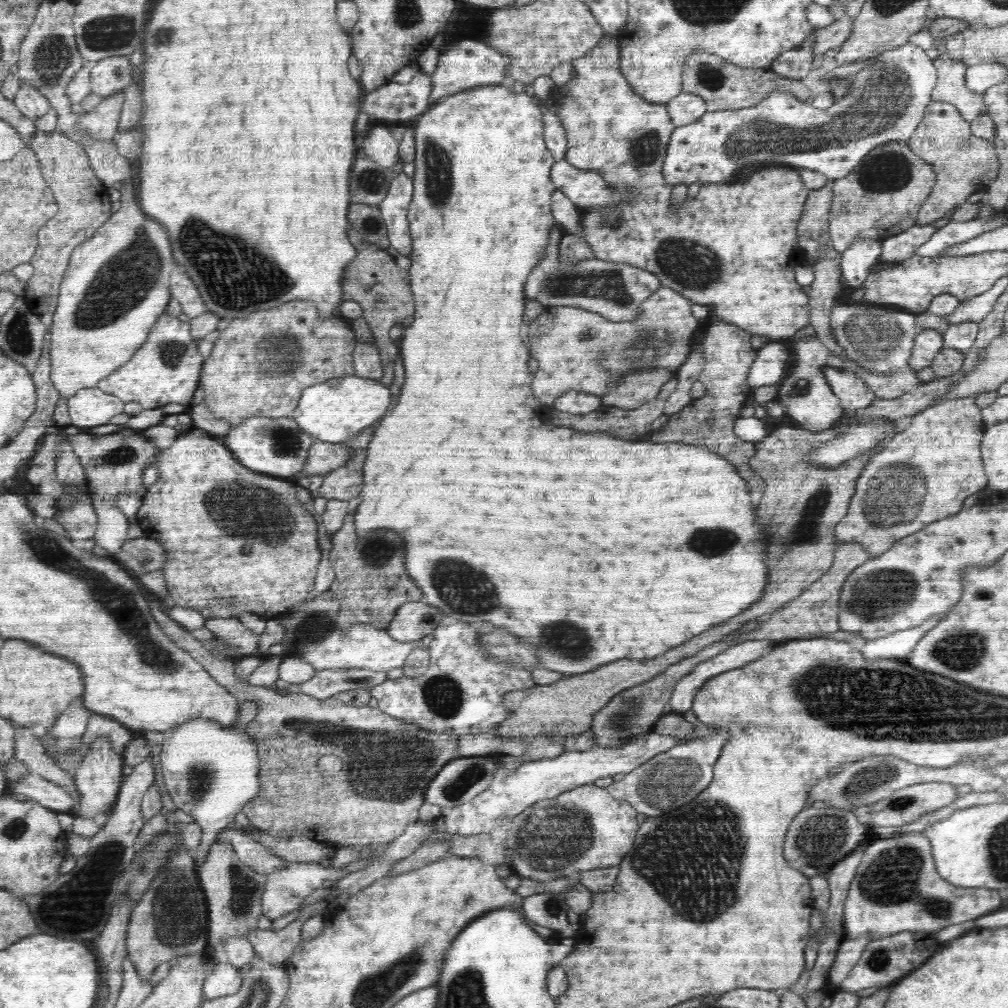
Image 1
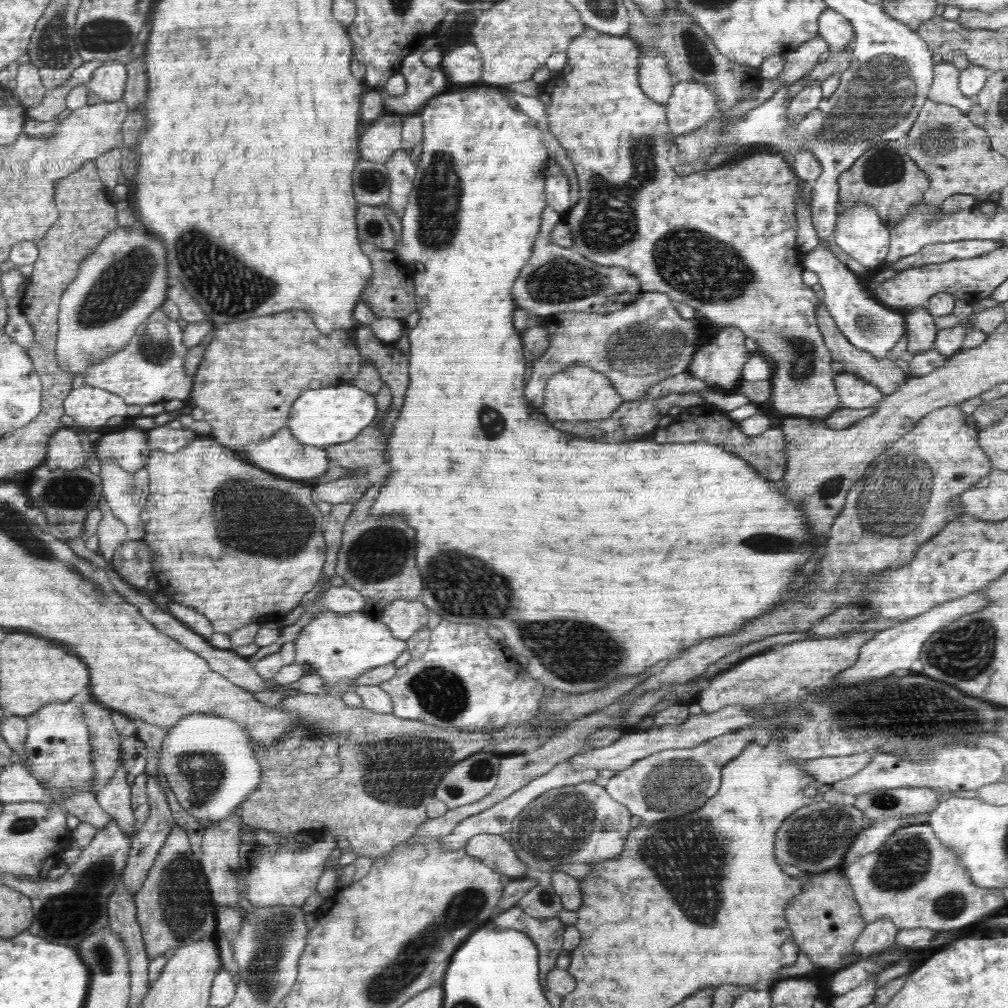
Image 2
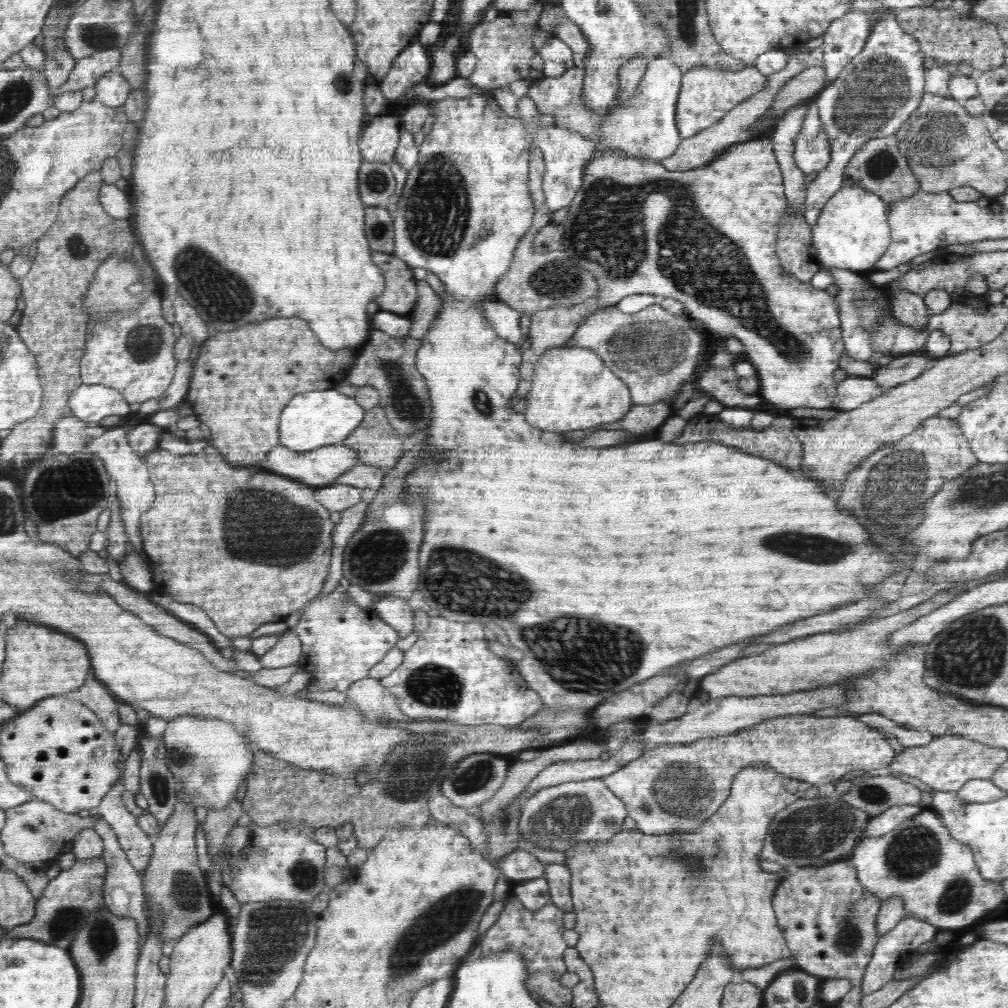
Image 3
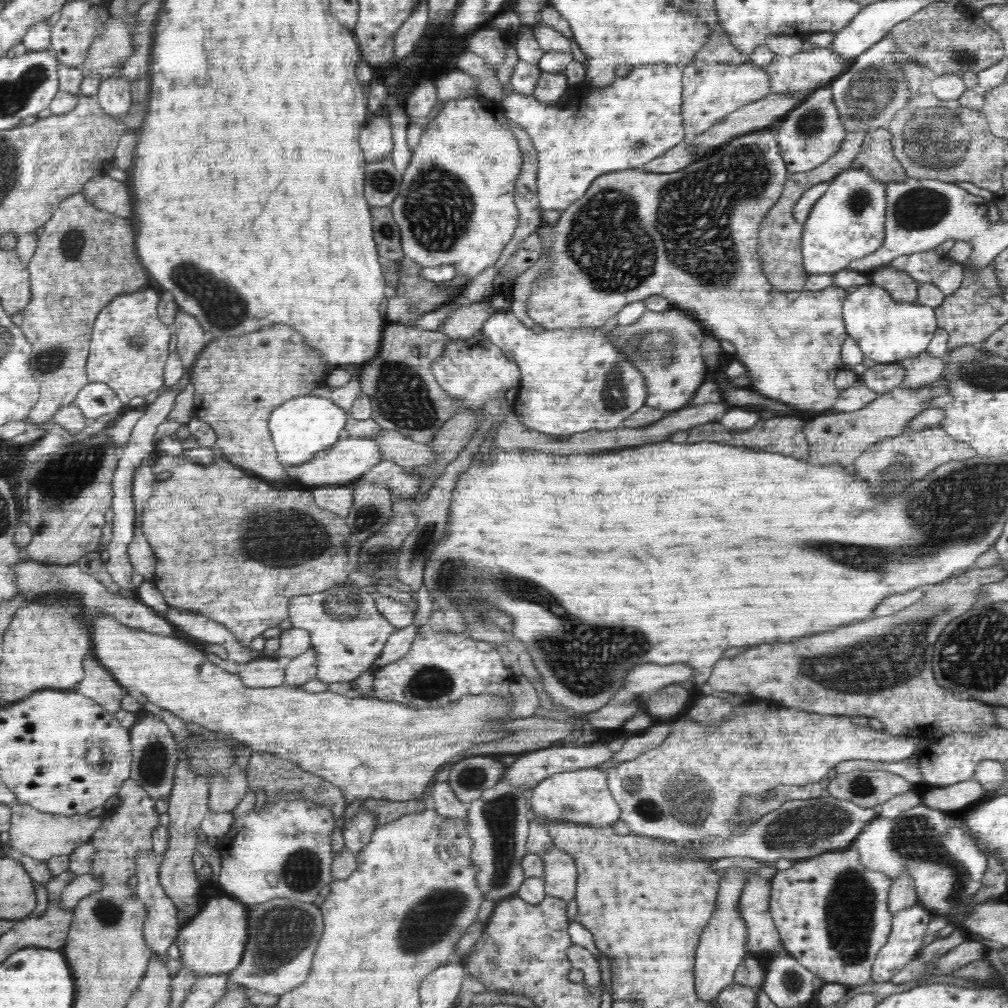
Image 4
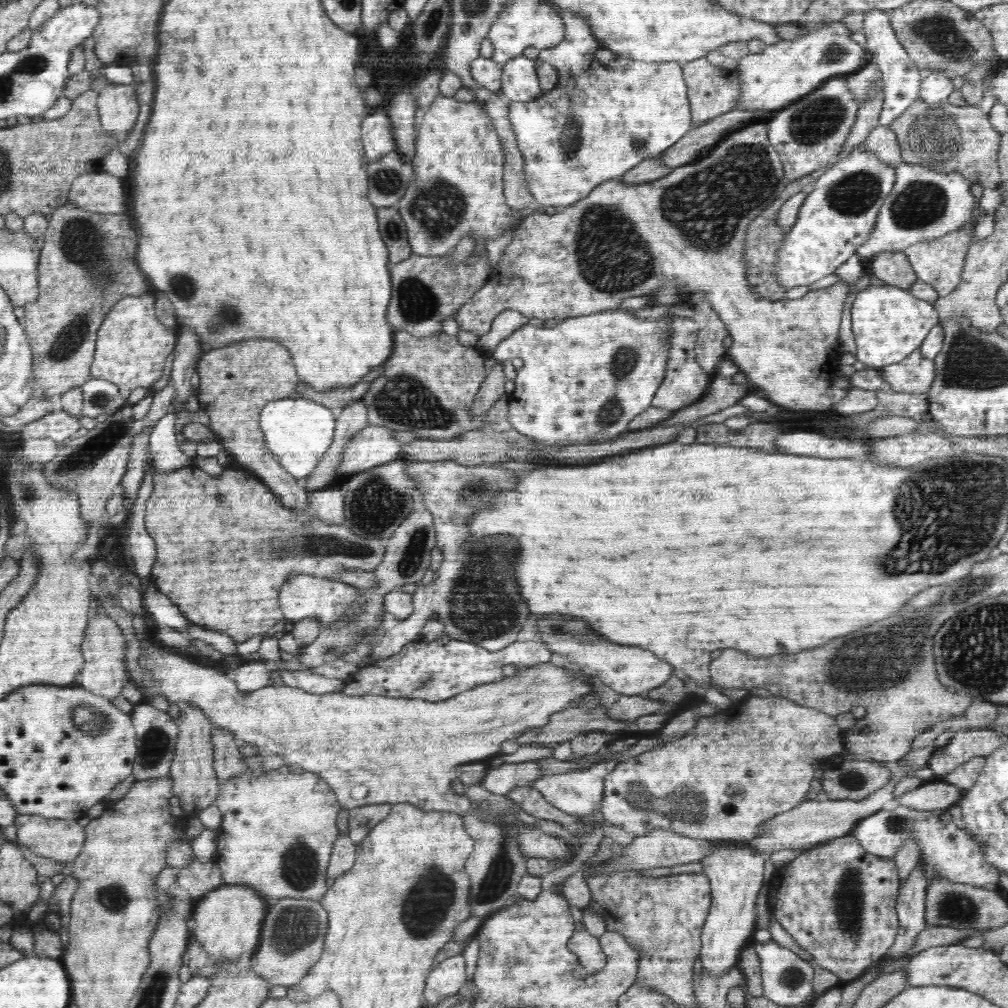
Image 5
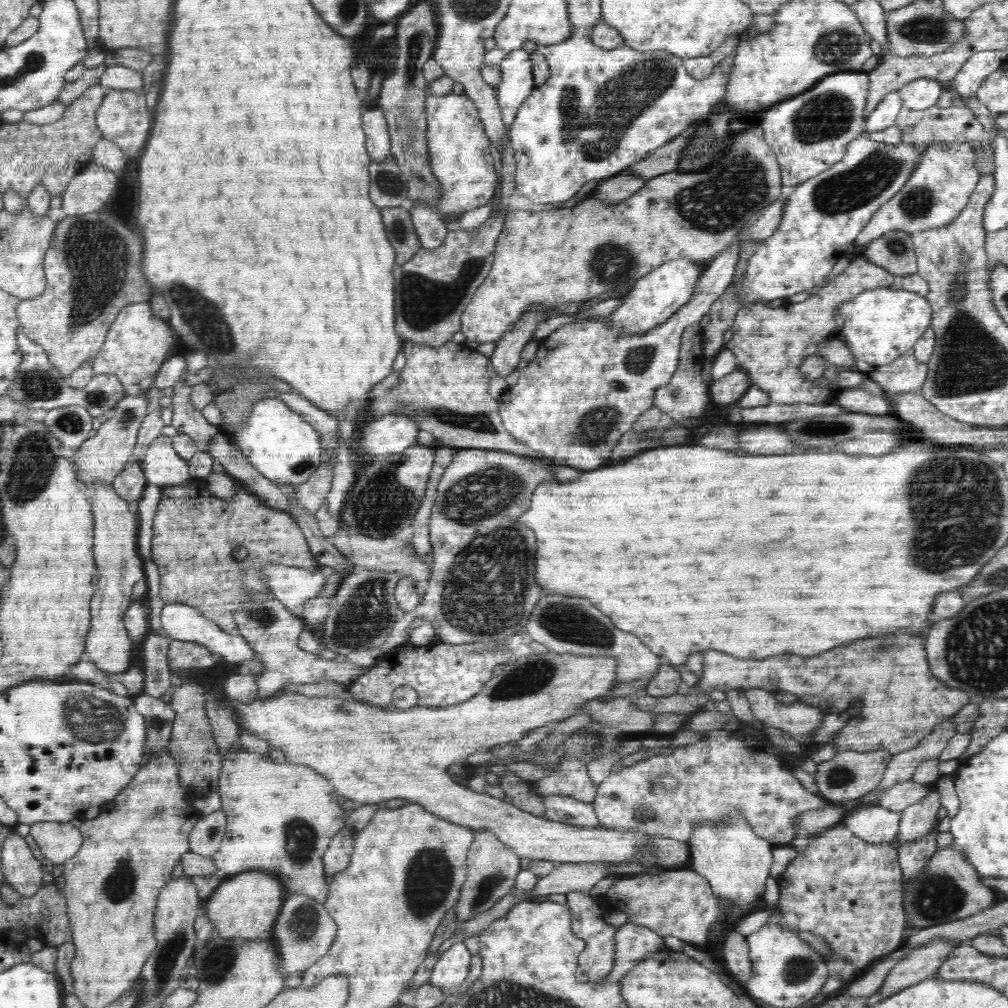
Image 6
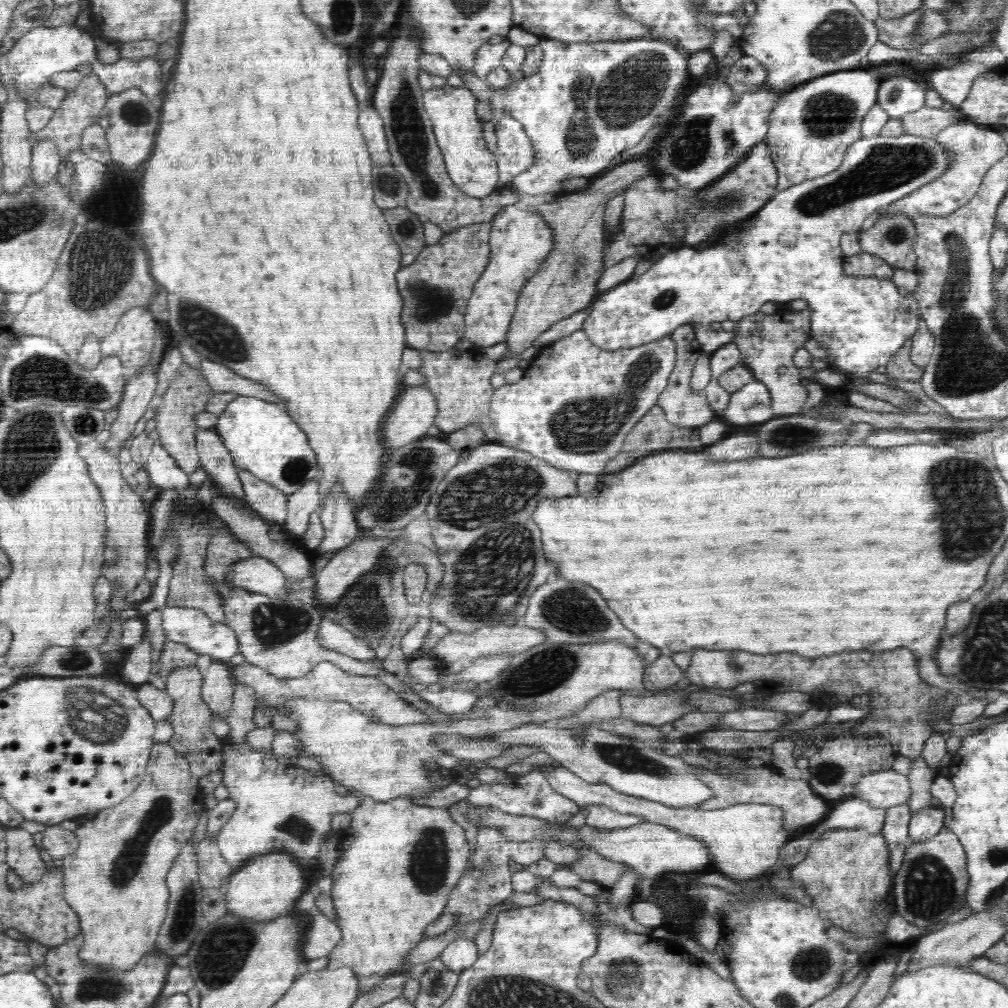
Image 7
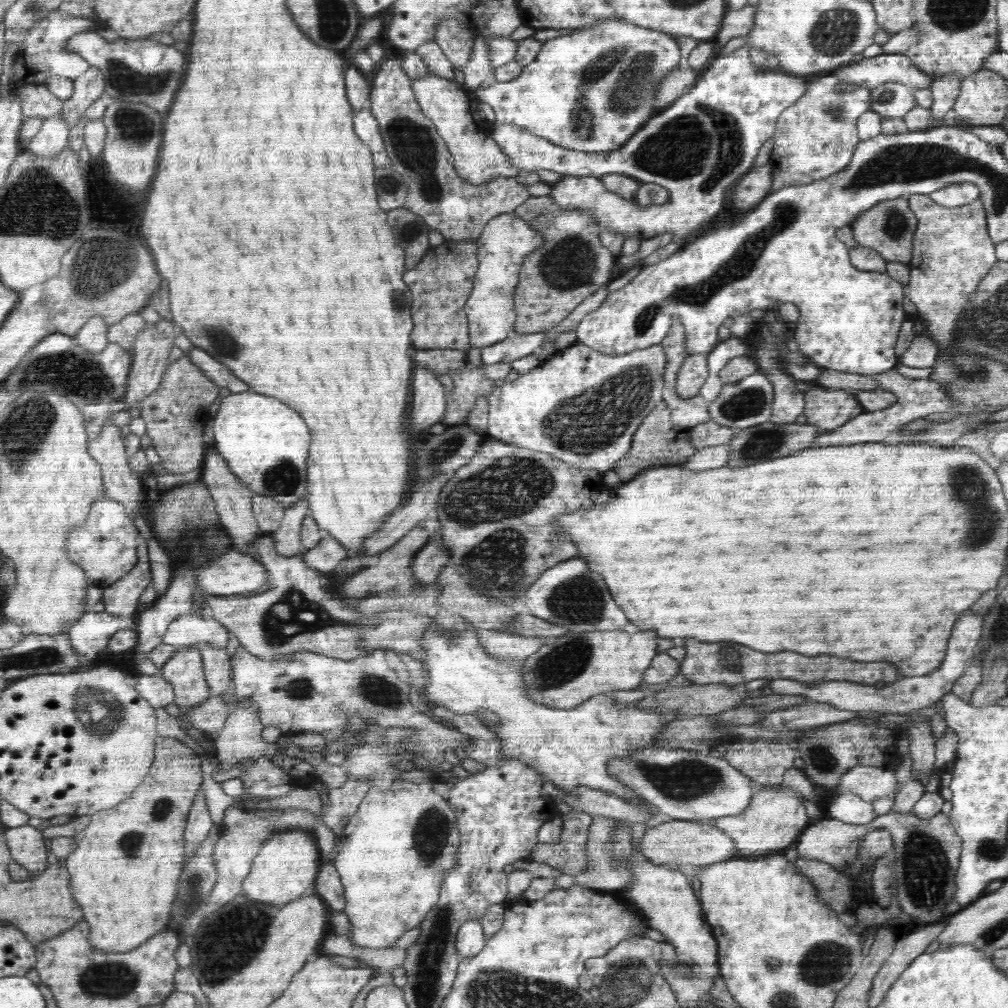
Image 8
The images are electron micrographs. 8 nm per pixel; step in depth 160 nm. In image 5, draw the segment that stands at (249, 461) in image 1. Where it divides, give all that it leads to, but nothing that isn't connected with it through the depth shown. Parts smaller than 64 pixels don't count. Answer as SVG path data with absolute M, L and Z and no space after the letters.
M368 424L359 430L343 448L338 475L353 476L390 461L402 458L403 447L385 426Z

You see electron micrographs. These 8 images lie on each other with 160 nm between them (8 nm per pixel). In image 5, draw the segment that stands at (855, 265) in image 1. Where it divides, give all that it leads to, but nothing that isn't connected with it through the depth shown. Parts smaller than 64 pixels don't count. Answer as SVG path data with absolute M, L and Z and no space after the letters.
M862 145L858 146L848 156L826 167L822 176L814 182L814 188L804 199L800 206L798 217L788 230L785 241L779 253L776 278L785 290L794 286L809 286L819 278L829 274L842 266L852 255L857 254L860 246L867 244L871 238L876 218L878 218L880 206L891 193L896 180L895 168L886 166L871 152L866 152Z

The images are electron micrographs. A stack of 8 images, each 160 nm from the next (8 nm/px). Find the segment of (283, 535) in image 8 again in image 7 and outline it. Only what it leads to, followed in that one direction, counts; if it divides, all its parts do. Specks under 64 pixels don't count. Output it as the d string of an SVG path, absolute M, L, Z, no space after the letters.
M313 480L287 496L287 519L283 524L289 536L298 540L308 530L309 518L323 507L320 502L319 481Z

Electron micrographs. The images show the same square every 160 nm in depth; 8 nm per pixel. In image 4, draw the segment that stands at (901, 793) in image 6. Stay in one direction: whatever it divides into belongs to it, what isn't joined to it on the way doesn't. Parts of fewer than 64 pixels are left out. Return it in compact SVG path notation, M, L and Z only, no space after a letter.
M971 779L952 786L924 787L921 789L921 804L934 810L961 813L987 794L980 782Z

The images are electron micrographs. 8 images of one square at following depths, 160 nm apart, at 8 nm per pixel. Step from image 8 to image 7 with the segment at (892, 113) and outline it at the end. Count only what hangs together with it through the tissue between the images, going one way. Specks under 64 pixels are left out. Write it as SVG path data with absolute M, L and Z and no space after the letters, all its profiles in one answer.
M892 77L881 81L878 100L890 118L902 118L925 105L926 84L908 77Z

